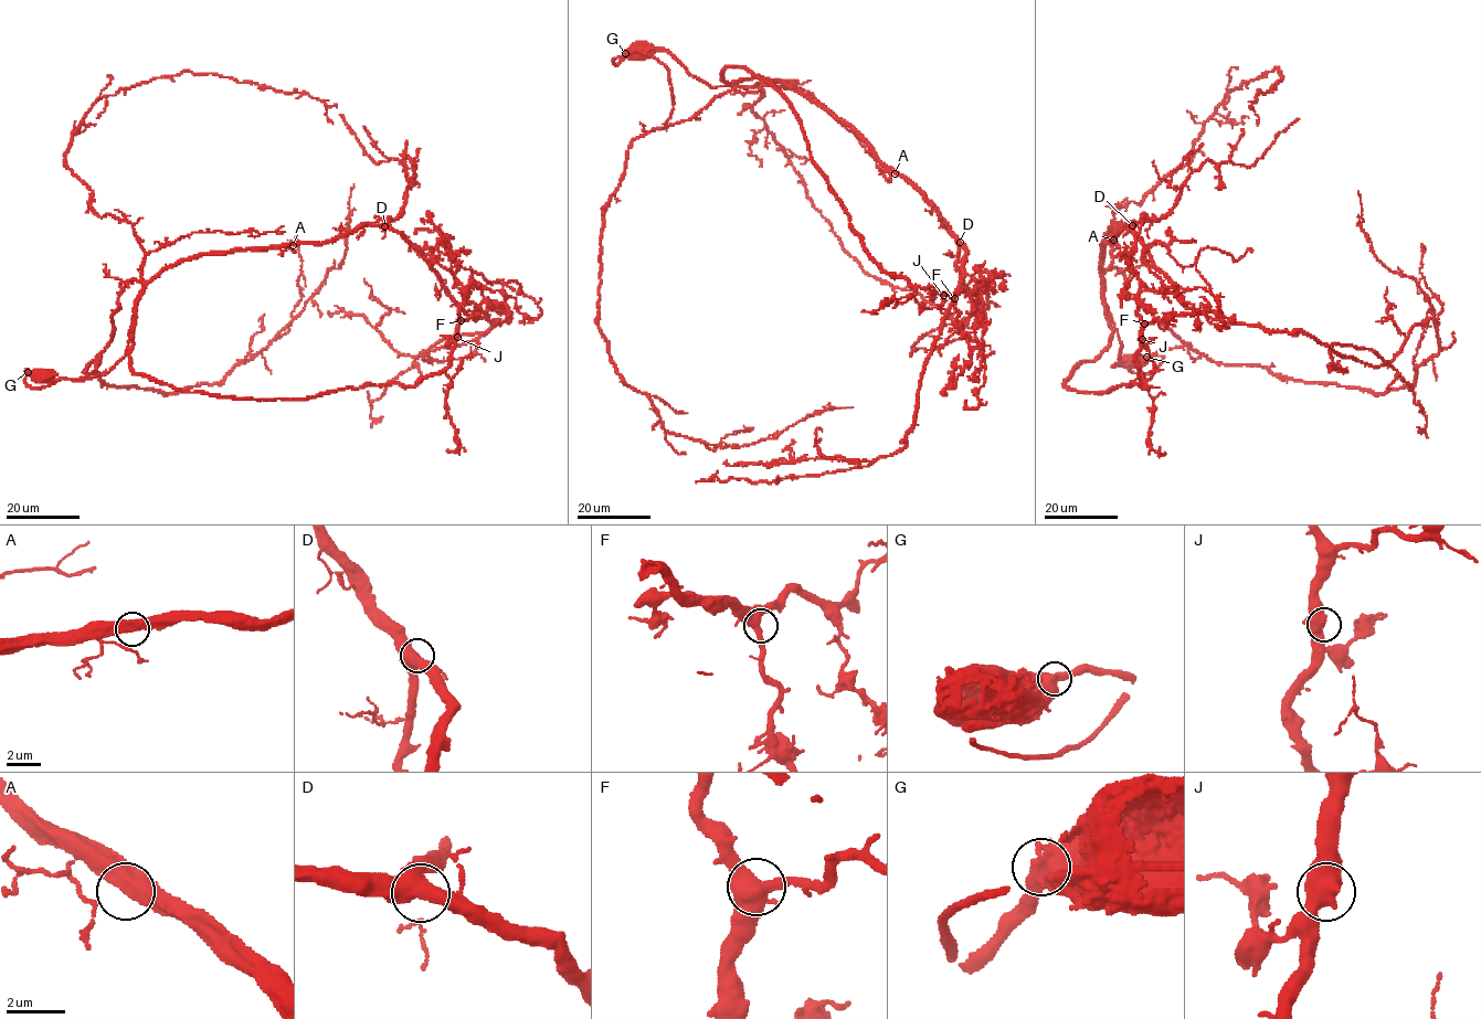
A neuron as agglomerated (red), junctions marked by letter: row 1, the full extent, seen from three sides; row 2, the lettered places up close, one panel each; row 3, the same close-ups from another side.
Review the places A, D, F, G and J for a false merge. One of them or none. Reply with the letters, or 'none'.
G

